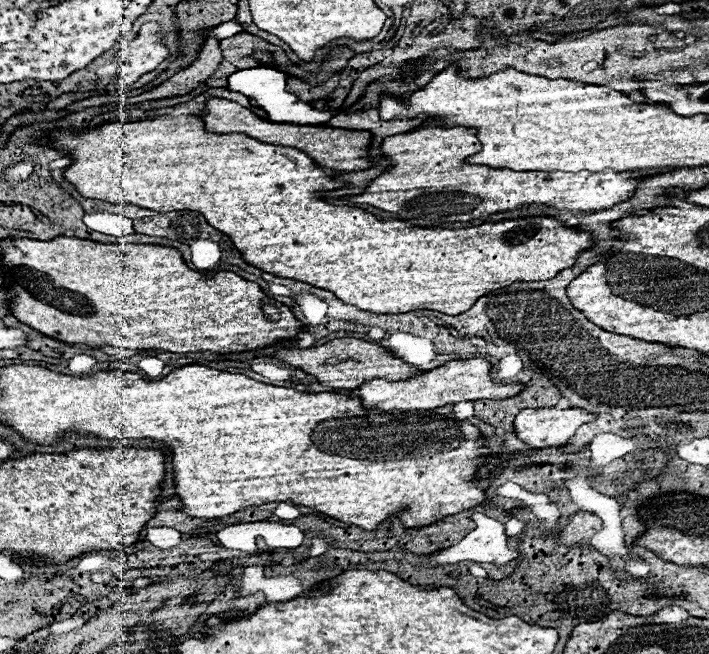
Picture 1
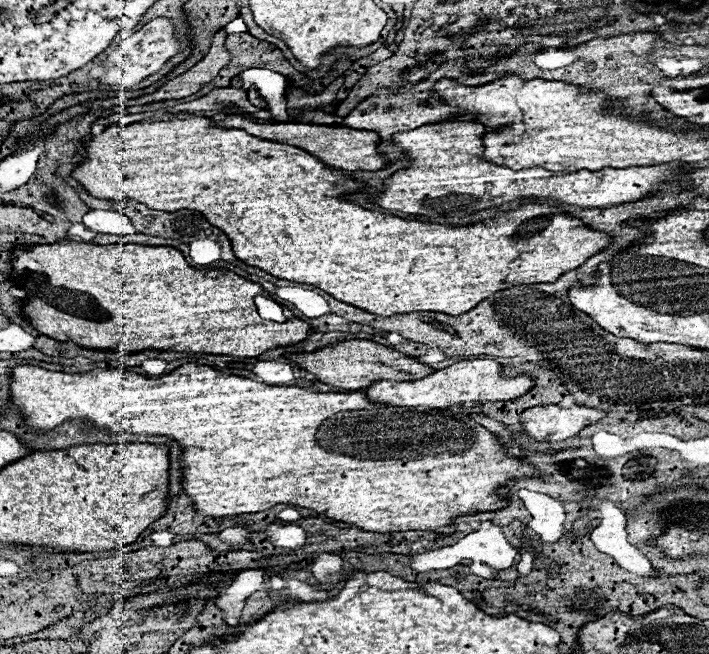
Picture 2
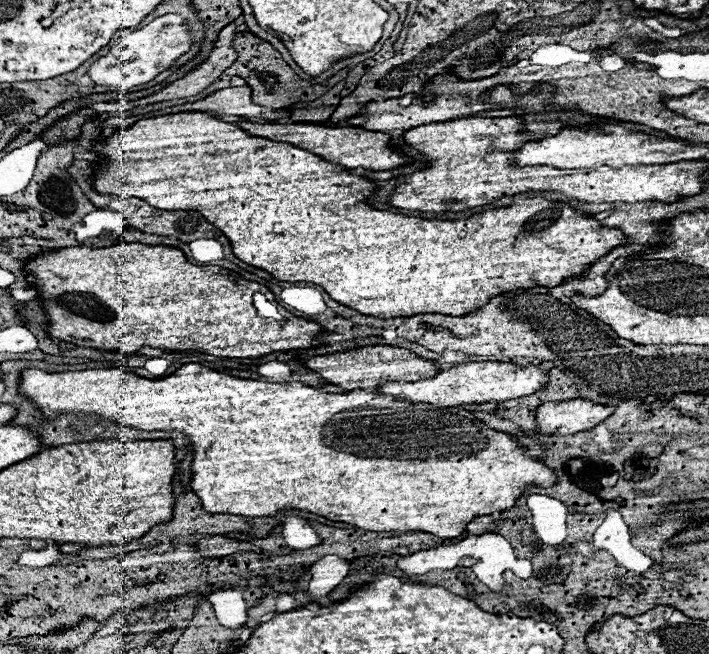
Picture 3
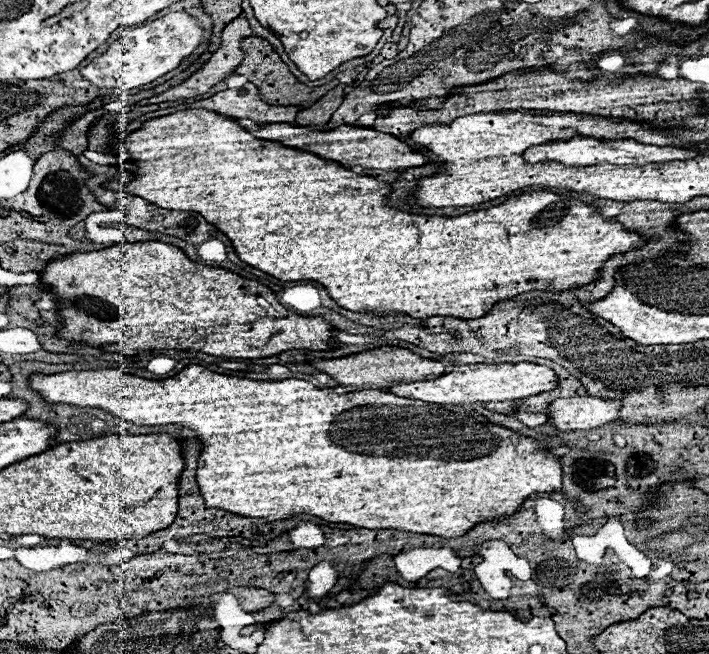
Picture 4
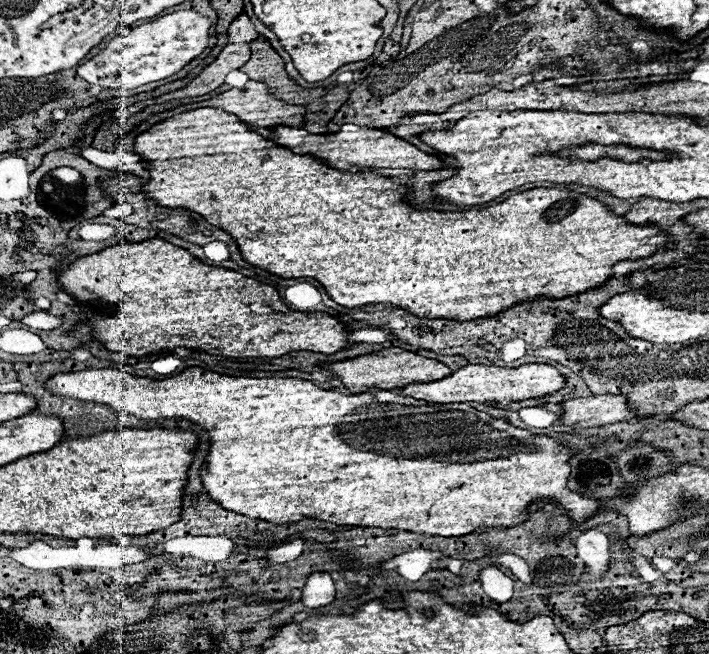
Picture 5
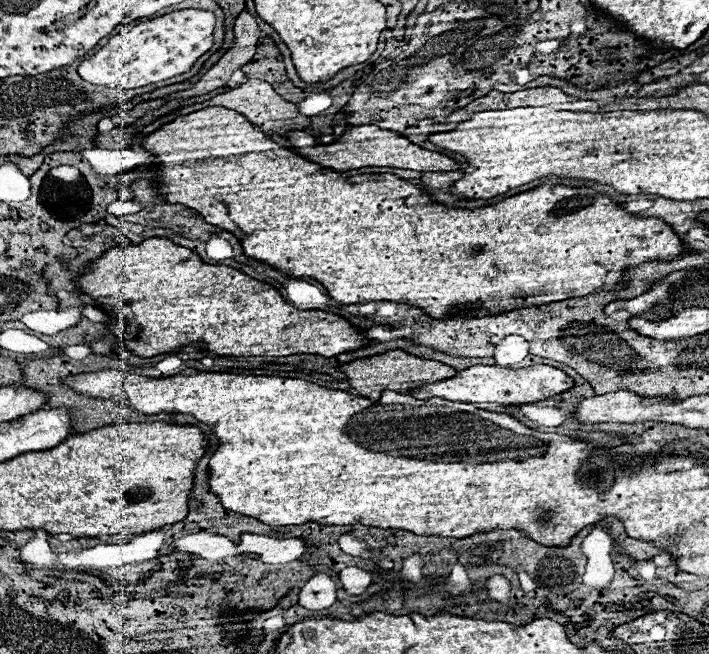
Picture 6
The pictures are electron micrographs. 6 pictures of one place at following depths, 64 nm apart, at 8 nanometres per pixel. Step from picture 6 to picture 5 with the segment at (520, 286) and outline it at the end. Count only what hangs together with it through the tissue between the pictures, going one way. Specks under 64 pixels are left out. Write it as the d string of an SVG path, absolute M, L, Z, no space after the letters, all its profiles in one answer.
M198 108L198 110L176 114L164 122L158 122L148 132L144 132L136 138L134 150L148 162L166 160L166 164L148 164L150 180L144 184L144 194L148 198L156 200L160 206L166 206L166 208L186 208L186 210L198 212L210 224L218 226L220 230L226 230L236 240L246 262L260 266L280 278L314 278L326 288L328 296L336 304L346 306L346 308L358 308L358 306L366 306L366 304L394 304L394 306L404 308L420 318L458 318L458 320L484 318L484 316L498 314L514 304L534 300L538 296L566 298L566 296L588 292L592 288L600 288L614 276L612 274L614 264L618 264L622 260L642 260L642 258L648 258L660 250L676 248L674 240L670 238L670 234L666 230L660 230L658 226L630 224L628 220L624 220L624 216L616 216L612 212L612 208L608 208L606 204L602 204L596 198L590 198L586 194L578 194L574 190L534 188L534 190L514 194L508 200L504 200L502 204L482 208L482 210L470 210L470 212L420 210L410 204L410 196L408 196L408 204L404 202L404 198L406 198L406 194L410 194L410 190L402 184L388 180L388 176L380 176L374 172L360 172L360 174L340 172L336 168L324 166L324 162L318 158L294 154L290 148L276 146L272 140L266 140L264 136L260 136L258 132L248 128L238 116L224 112L220 108Z

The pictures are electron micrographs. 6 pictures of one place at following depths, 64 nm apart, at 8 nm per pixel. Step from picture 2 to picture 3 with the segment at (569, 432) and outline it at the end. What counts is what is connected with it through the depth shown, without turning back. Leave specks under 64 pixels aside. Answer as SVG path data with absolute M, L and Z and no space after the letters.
M582 398L546 402L536 412L538 432L568 436L582 430L592 430L608 416L612 416L614 410L616 410L614 406L606 406L592 400L582 400Z

